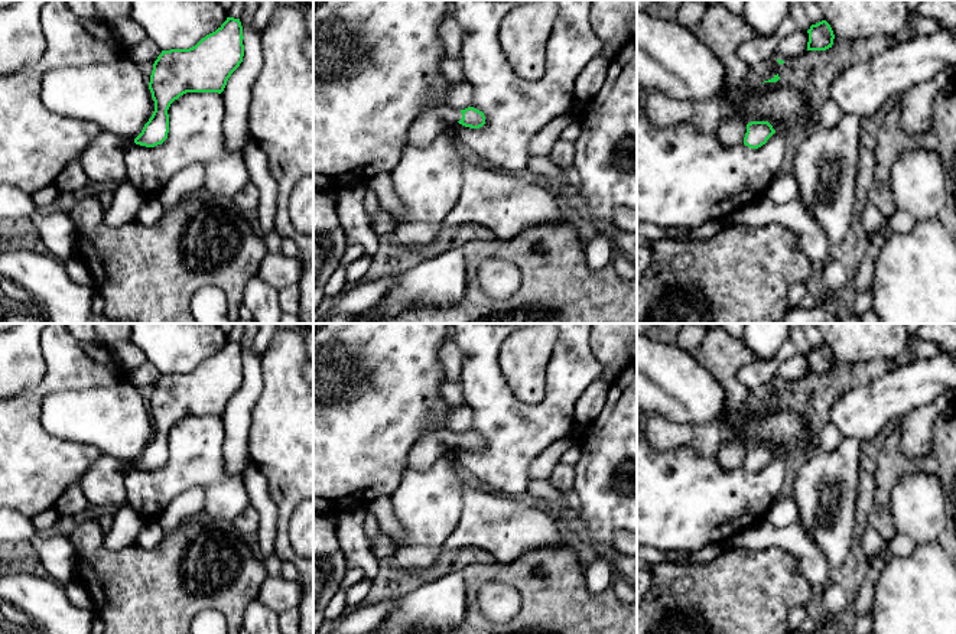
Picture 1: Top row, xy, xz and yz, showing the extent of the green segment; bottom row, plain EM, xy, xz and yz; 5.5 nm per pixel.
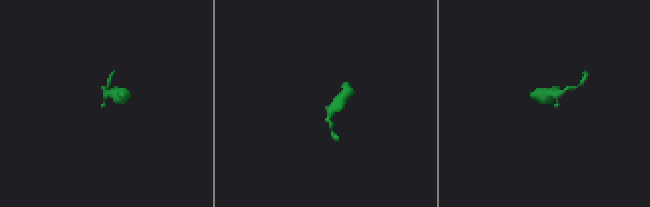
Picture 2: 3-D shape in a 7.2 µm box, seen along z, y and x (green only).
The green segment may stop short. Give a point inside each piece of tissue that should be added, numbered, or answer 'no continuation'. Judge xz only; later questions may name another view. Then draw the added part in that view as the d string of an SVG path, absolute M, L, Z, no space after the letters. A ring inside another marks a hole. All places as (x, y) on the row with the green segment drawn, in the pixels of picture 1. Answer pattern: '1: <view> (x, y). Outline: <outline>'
1: xz (428, 126). Outline: M451 105L422 113L409 130L409 144L429 146L443 131L462 118L462 113Z

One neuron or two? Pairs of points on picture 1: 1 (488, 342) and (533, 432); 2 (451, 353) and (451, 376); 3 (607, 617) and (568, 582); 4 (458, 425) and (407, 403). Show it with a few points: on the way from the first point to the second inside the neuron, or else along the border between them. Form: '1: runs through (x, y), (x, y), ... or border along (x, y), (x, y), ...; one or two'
1: runs through (488, 366), (488, 389), (510, 410); one
2: runs through (451, 358), (451, 370); one
3: runs through (597, 611), (578, 592); one
4: border along (452, 407), (445, 420), (445, 428); two

